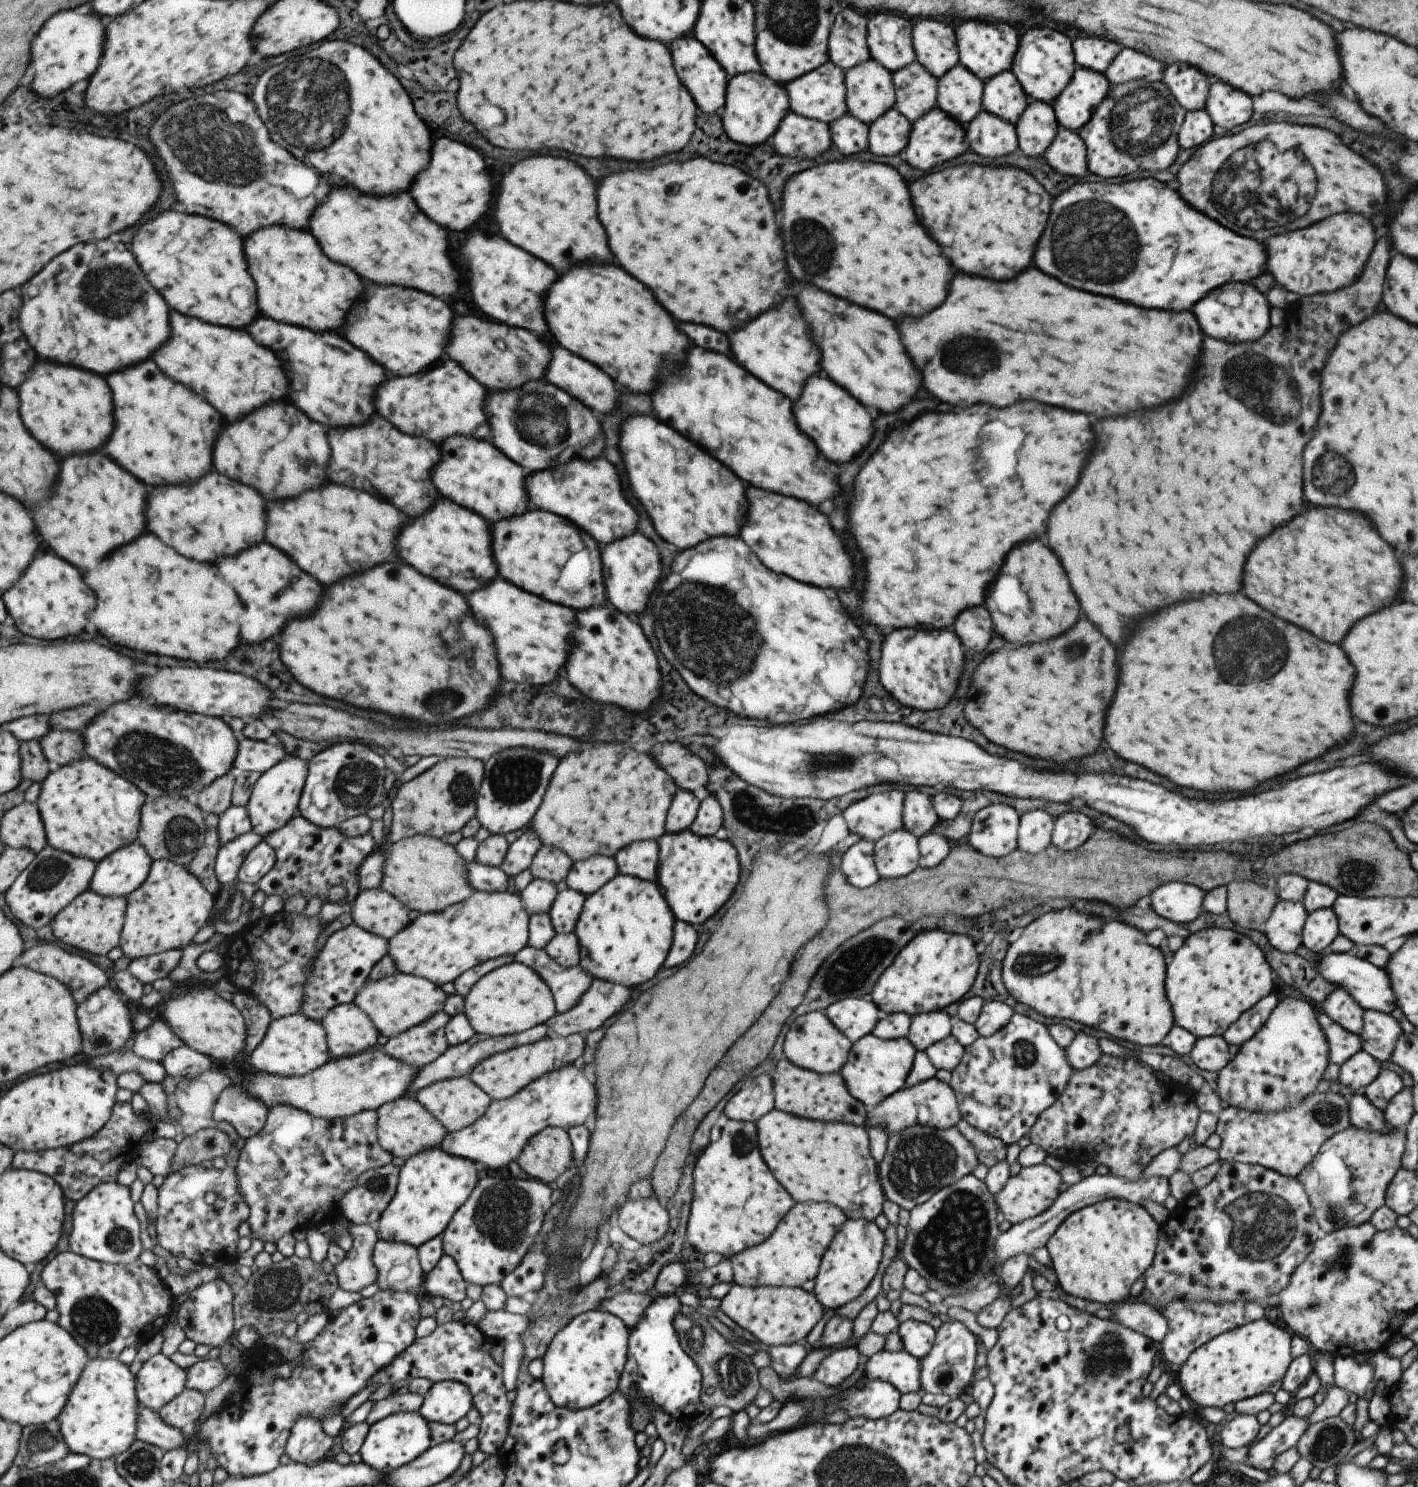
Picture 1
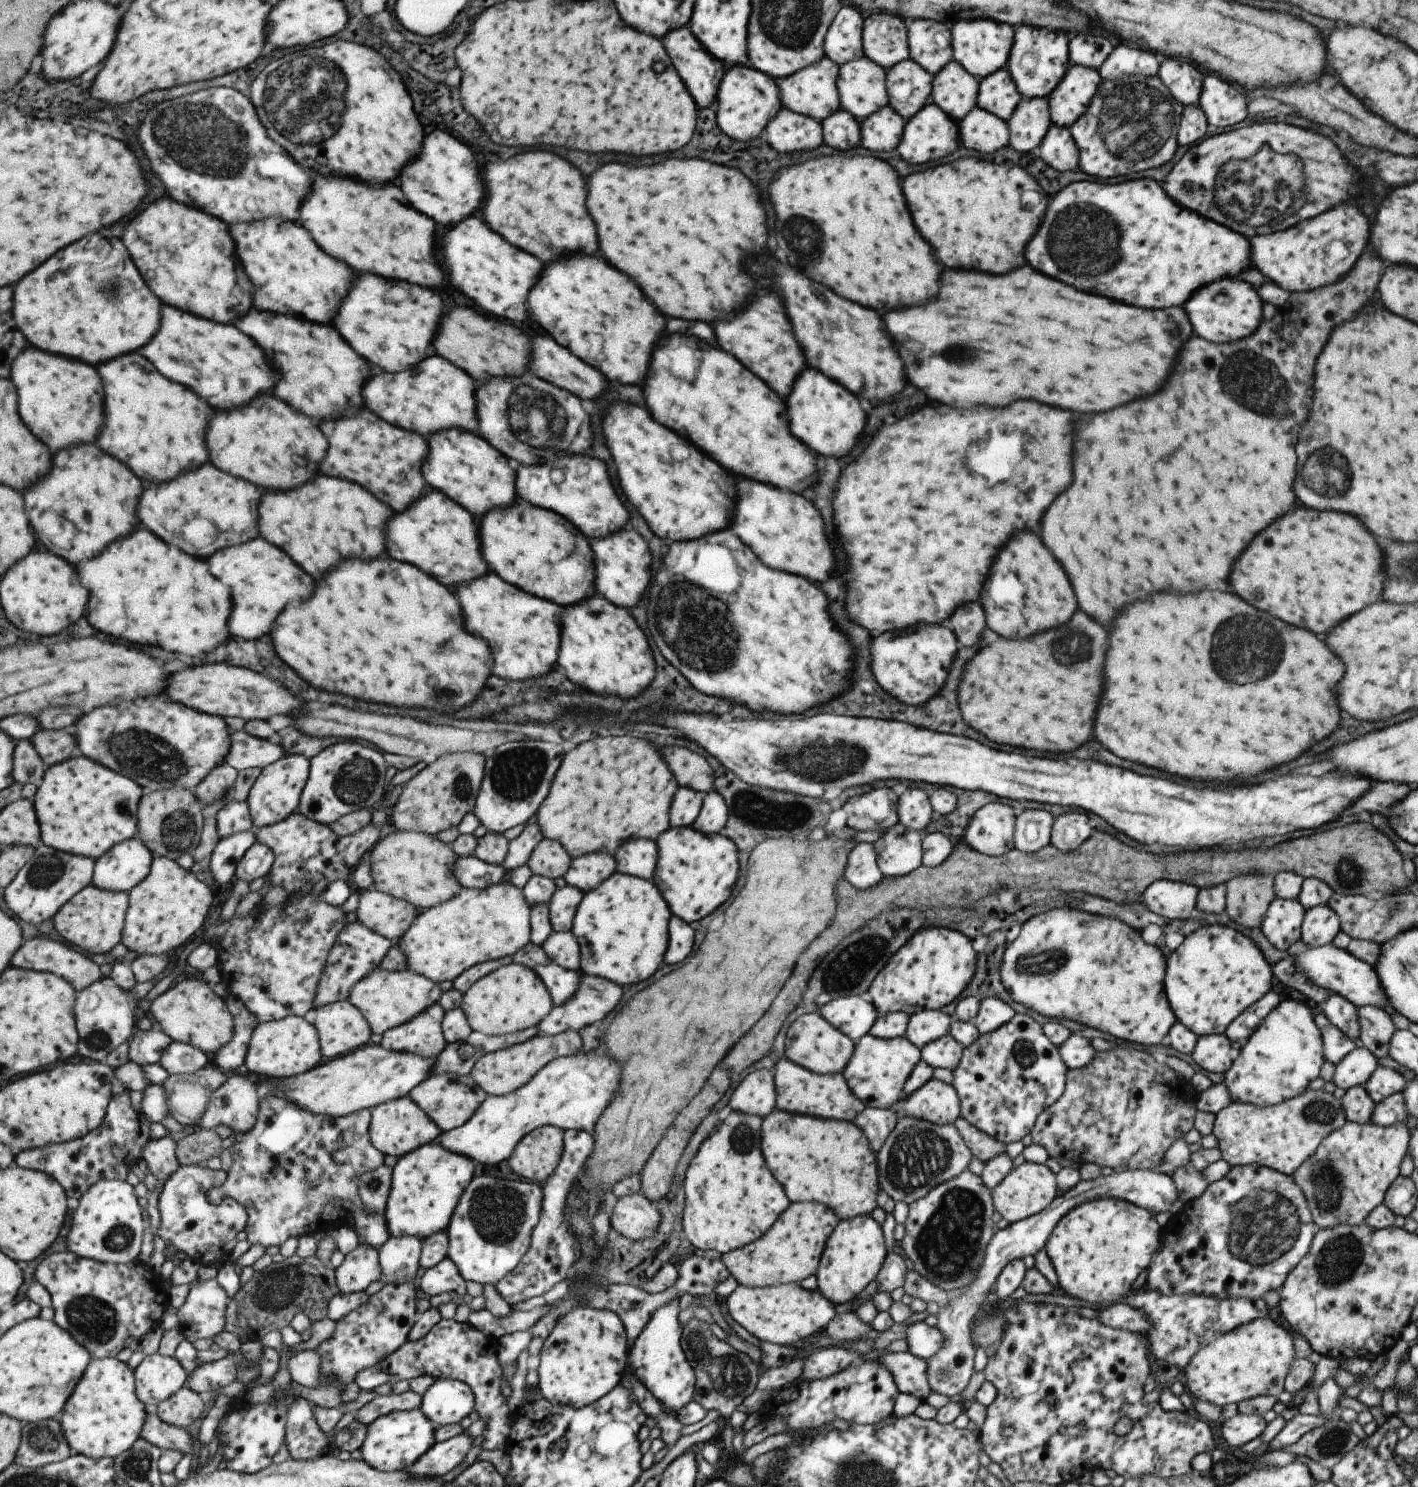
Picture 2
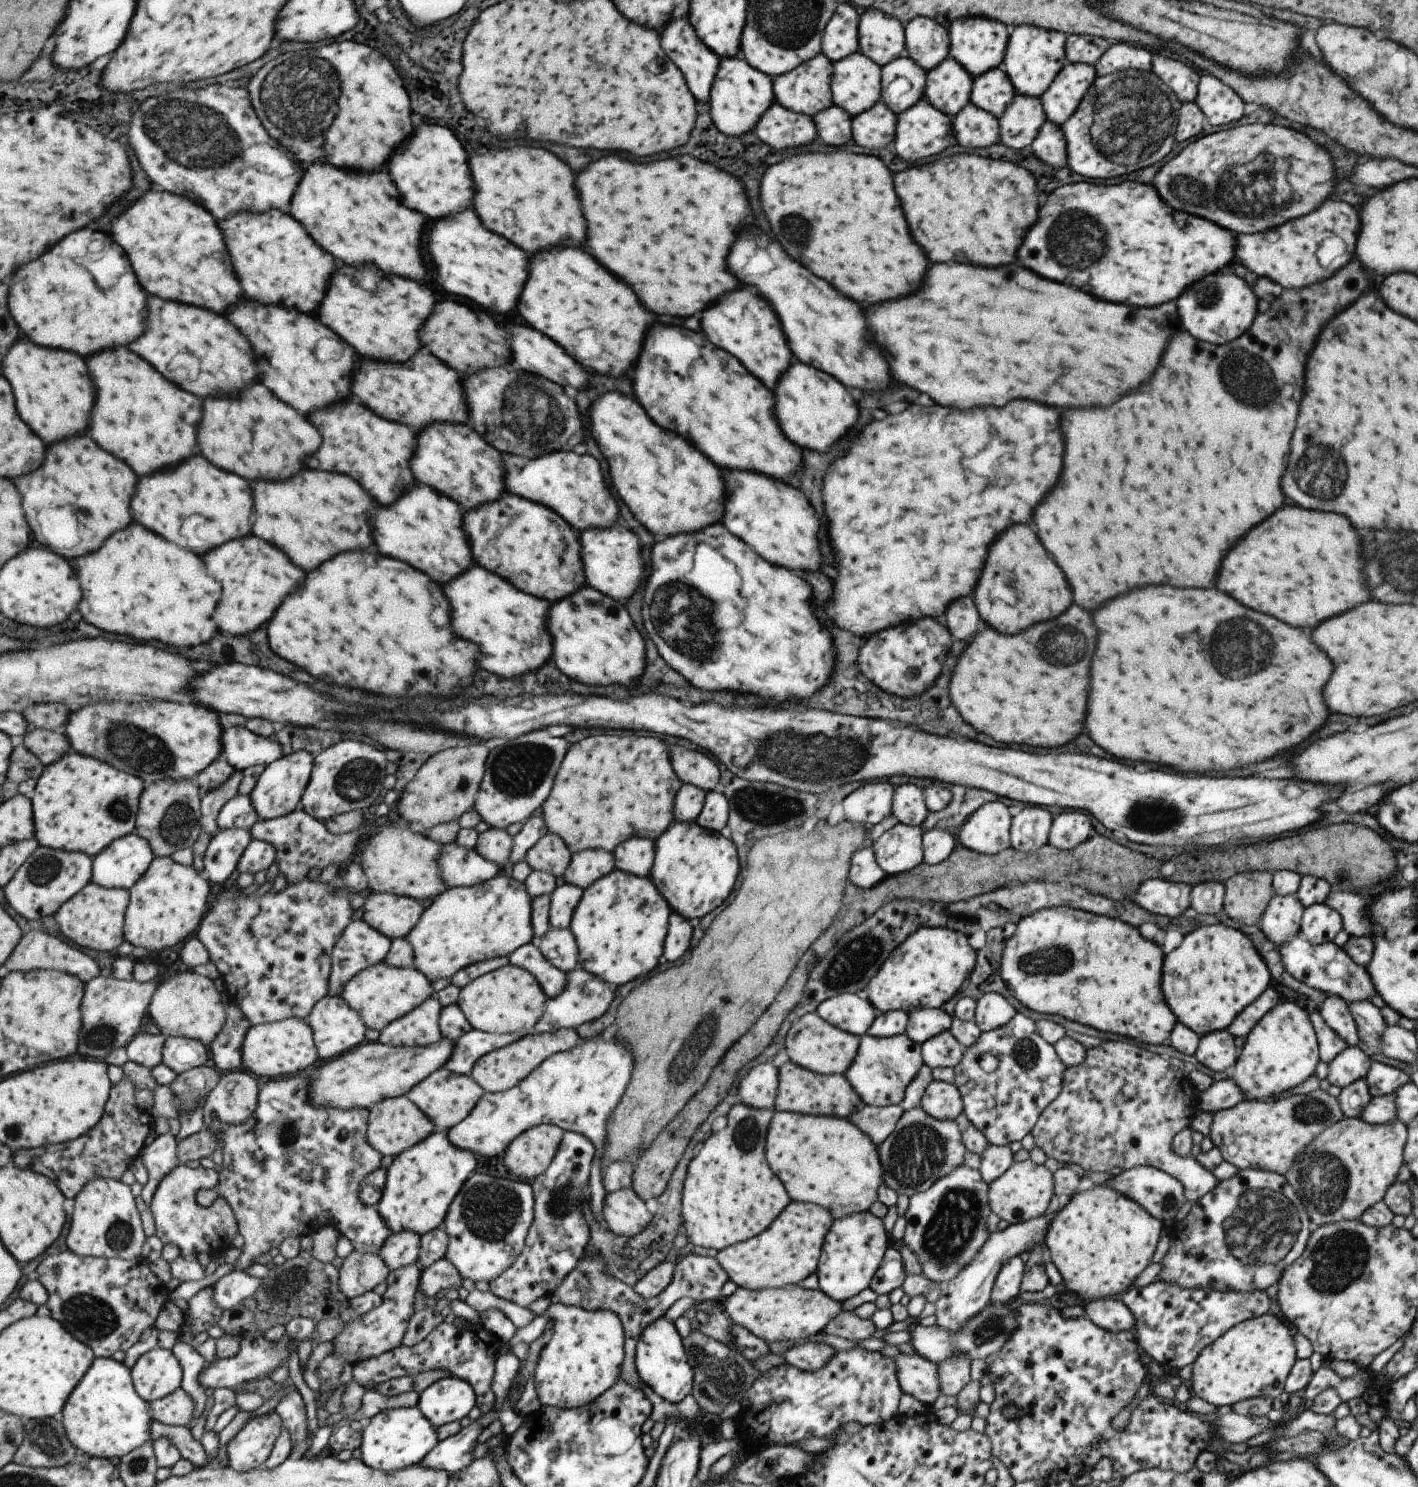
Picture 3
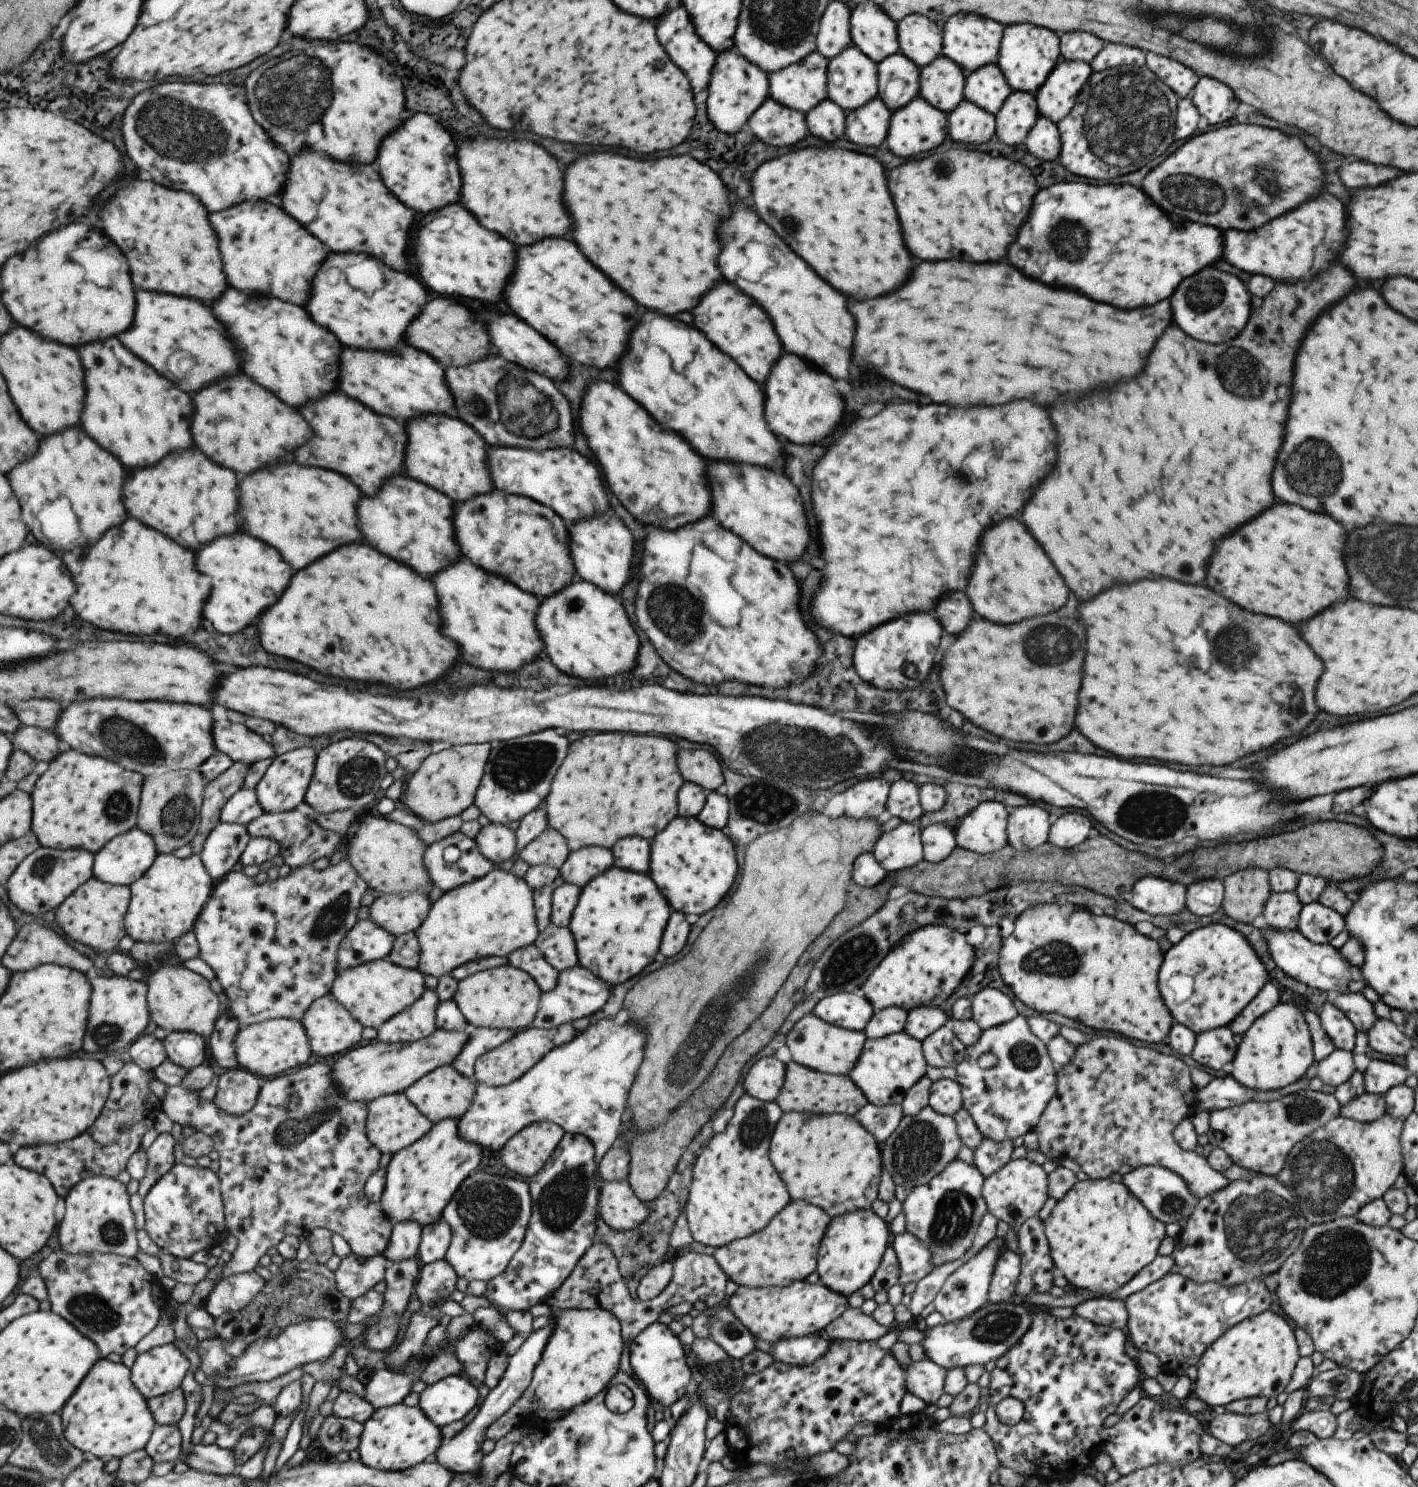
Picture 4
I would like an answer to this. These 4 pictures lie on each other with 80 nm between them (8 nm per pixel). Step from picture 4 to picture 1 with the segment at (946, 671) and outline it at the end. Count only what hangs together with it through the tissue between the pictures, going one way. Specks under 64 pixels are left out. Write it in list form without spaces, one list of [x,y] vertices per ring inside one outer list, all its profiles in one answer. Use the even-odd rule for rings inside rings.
[[[1081,614],[1077,624],[1055,640],[1023,648],[1003,646],[989,654],[975,670],[967,696],[969,704],[965,704],[963,714],[991,742],[1031,758],[1063,764],[1093,754],[1099,748],[1105,710],[1115,686],[1115,648]],[[989,724],[997,732],[987,734],[983,728]]]

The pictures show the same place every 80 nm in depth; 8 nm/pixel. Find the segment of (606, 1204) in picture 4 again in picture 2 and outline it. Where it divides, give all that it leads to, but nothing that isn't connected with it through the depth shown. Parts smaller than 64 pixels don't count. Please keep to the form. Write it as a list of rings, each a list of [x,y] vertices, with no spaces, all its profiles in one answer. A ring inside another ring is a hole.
[[[641,1194],[619,1197],[613,1207],[610,1226],[632,1241],[652,1237],[660,1225],[660,1212]]]

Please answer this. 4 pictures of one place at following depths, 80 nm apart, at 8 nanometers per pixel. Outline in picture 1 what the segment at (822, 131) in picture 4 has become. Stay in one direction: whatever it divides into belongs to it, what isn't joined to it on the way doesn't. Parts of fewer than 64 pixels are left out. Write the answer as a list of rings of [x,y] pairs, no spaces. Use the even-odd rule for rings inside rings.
[[[849,114],[828,125],[832,146],[843,156],[851,156],[868,148],[868,125]]]

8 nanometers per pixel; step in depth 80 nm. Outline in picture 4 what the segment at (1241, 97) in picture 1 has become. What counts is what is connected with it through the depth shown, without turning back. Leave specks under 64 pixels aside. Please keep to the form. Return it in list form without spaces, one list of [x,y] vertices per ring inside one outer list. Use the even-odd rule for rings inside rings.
[[[1199,78],[1189,97],[1197,112],[1205,116],[1209,124],[1228,121],[1237,108],[1233,92],[1225,84],[1211,78]]]

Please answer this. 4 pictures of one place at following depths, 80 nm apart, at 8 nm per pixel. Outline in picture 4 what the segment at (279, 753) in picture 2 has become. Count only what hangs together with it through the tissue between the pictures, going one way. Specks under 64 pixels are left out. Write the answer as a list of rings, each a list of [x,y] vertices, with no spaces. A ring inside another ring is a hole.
[[[225,718],[216,720],[214,737],[217,750],[228,754],[235,763],[255,765],[259,761],[277,757],[276,746],[243,723],[234,723]]]

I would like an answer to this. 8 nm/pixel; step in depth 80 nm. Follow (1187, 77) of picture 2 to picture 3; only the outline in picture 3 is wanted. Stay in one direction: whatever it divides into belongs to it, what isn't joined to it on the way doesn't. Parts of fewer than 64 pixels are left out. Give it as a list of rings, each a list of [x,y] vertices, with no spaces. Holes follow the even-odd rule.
[[[1153,54],[1151,70],[1159,81],[1164,82],[1180,103],[1194,102],[1197,92],[1197,72],[1181,60]]]

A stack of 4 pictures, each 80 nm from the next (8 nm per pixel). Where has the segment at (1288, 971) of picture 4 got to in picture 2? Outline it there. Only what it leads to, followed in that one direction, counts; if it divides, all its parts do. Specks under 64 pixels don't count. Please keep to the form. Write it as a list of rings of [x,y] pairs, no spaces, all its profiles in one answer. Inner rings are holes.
[[[1299,941],[1289,952],[1293,957],[1295,968],[1305,972],[1317,987],[1340,994],[1356,1007],[1371,1005],[1381,1009],[1388,1003],[1374,966],[1355,958],[1345,949],[1338,949],[1331,943],[1311,948]]]

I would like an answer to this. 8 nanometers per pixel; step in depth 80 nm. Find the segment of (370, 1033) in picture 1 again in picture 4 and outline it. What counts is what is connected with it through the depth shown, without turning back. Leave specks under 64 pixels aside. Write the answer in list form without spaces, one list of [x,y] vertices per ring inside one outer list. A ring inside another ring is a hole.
[[[332,992],[316,1000],[301,1021],[308,1030],[308,1037],[310,1038],[314,1053],[322,1058],[343,1054],[347,1050],[351,1050],[353,1046],[357,1046],[361,1042],[363,1030],[365,1030],[364,1024],[355,1018],[352,1011],[342,1002],[339,1002]]]

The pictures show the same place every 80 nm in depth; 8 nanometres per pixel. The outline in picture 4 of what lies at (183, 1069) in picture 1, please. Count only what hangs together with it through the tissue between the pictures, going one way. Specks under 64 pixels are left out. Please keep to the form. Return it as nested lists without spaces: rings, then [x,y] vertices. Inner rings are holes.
[[[173,1031],[163,1040],[168,1060],[190,1071],[207,1060],[208,1040],[197,1033]]]

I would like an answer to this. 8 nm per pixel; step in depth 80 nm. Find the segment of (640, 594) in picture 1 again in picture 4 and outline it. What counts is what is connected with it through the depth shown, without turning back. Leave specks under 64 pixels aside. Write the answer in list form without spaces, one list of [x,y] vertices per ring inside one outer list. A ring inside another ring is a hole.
[[[611,514],[581,520],[571,530],[570,557],[574,569],[581,580],[593,584],[607,594],[618,594],[629,580],[631,572],[631,558],[633,558],[633,538],[629,530]]]

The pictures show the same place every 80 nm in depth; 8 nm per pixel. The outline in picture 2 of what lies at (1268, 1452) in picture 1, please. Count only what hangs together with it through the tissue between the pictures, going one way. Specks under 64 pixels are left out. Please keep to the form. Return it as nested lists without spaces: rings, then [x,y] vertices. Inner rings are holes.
[[[1297,1413],[1289,1420],[1285,1421],[1283,1428],[1273,1437],[1273,1440],[1268,1442],[1268,1448],[1270,1450],[1265,1451],[1267,1453],[1269,1451],[1277,1451],[1283,1450],[1285,1447],[1288,1447],[1290,1444],[1297,1442],[1304,1433],[1308,1433],[1309,1431],[1316,1430],[1317,1428],[1323,1429],[1324,1422],[1328,1421],[1326,1419],[1321,1419],[1318,1414],[1317,1415],[1306,1415],[1305,1413]]]

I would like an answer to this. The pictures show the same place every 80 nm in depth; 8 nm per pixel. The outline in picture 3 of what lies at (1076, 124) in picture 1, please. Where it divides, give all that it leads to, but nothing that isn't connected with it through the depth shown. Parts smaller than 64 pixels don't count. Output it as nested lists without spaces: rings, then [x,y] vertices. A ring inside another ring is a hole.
[[[1066,62],[1039,97],[1046,120],[1061,126],[1075,112],[1095,79],[1093,66]]]

